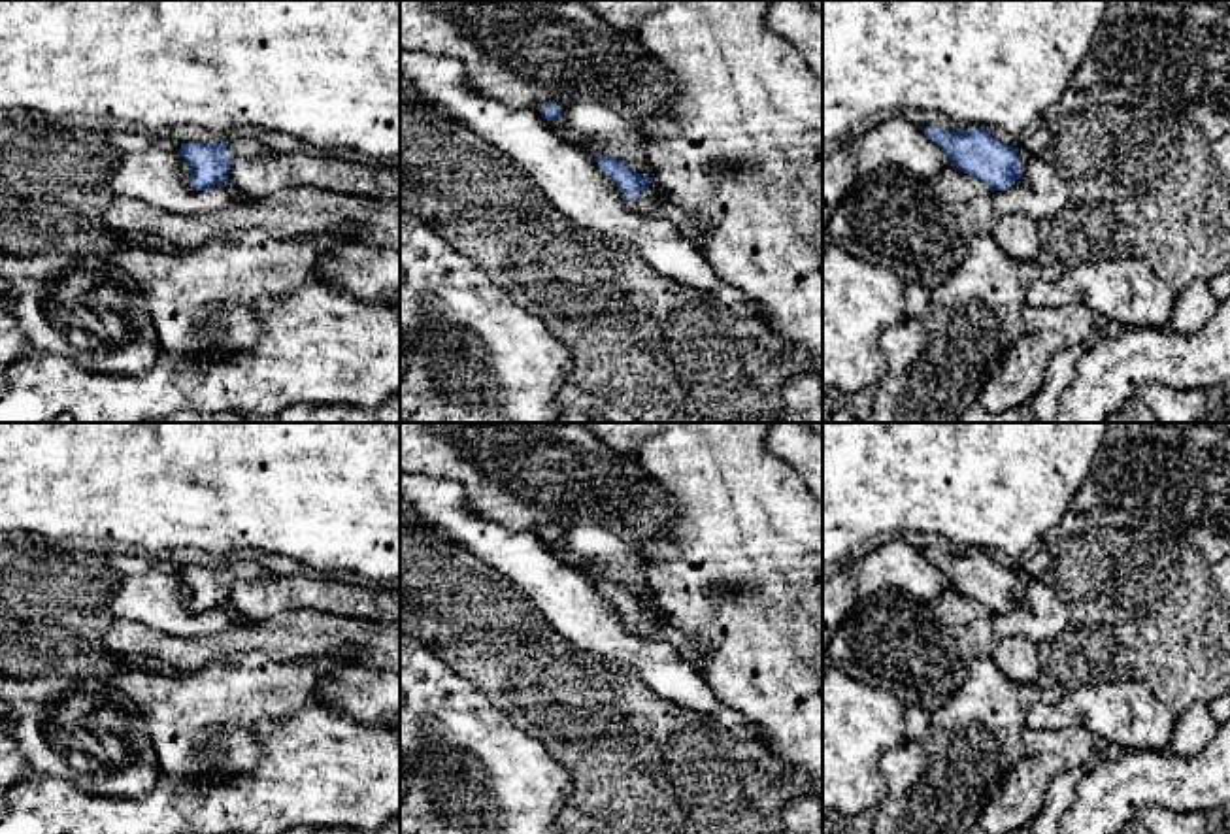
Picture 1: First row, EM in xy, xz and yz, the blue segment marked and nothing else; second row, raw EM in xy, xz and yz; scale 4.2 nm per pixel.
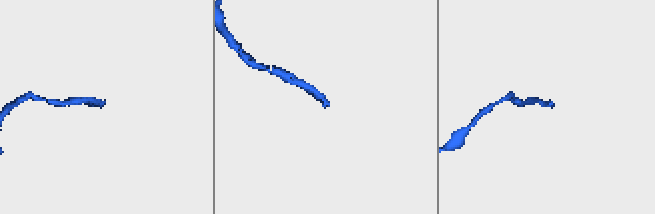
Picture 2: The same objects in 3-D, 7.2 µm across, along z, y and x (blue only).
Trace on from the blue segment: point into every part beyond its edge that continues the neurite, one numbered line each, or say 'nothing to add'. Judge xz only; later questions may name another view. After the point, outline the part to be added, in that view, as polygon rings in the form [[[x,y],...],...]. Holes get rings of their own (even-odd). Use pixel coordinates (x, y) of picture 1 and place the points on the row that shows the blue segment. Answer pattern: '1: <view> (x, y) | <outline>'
1: xz (689, 223) | [[[640,192],[634,198],[624,198],[624,202],[634,211],[672,221],[685,238],[689,238],[698,249],[702,249],[704,223],[696,213],[687,211],[685,208],[670,200],[658,202],[647,192]]]

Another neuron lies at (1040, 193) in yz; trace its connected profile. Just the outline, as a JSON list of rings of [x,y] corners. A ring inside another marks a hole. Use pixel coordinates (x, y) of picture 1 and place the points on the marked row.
[[[1041,157],[1030,158],[1021,177],[1009,189],[990,194],[990,204],[996,213],[1021,213],[1036,223],[1055,217],[1066,202],[1066,183]]]

